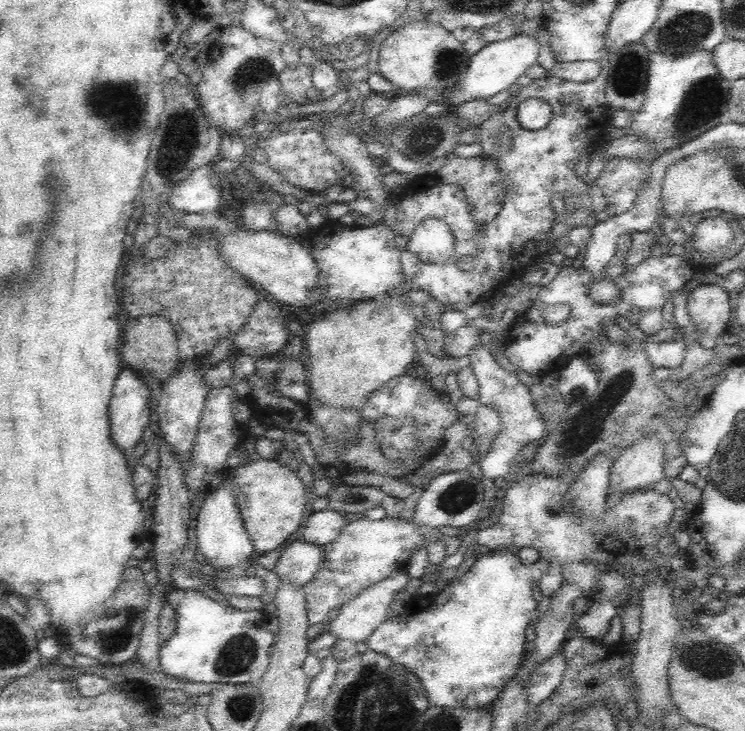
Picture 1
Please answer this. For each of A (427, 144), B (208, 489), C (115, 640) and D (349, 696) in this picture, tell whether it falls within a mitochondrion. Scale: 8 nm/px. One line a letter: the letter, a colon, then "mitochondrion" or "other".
A: mitochondrion
B: other
C: mitochondrion
D: mitochondrion

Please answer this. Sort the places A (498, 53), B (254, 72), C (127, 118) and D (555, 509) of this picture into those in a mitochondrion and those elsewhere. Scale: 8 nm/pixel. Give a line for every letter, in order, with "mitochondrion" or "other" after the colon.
A: other
B: mitochondrion
C: mitochondrion
D: mitochondrion

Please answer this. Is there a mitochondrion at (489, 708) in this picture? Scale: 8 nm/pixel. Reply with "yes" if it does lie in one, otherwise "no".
no

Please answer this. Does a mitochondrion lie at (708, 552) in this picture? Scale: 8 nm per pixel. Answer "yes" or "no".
no

